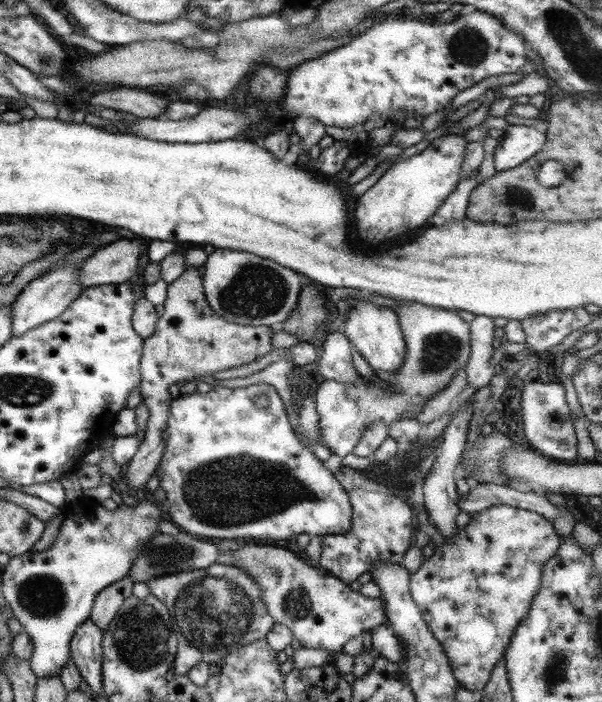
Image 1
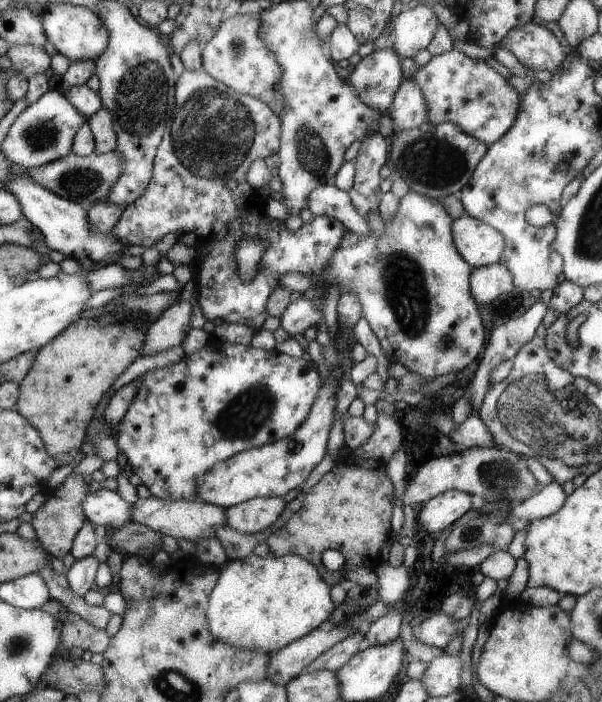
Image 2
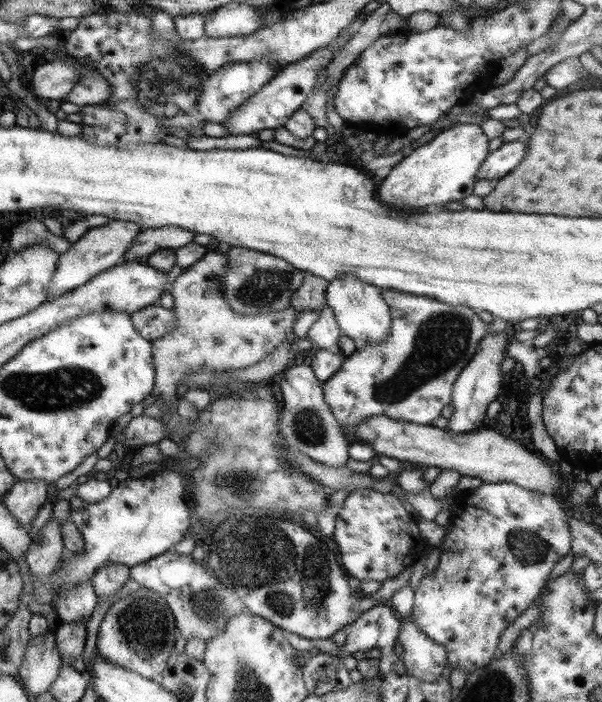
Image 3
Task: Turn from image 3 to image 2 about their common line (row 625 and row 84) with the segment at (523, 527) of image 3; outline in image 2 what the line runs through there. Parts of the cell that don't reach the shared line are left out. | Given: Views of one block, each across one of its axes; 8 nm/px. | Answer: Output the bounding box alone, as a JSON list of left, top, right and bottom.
[412,49,520,145]

